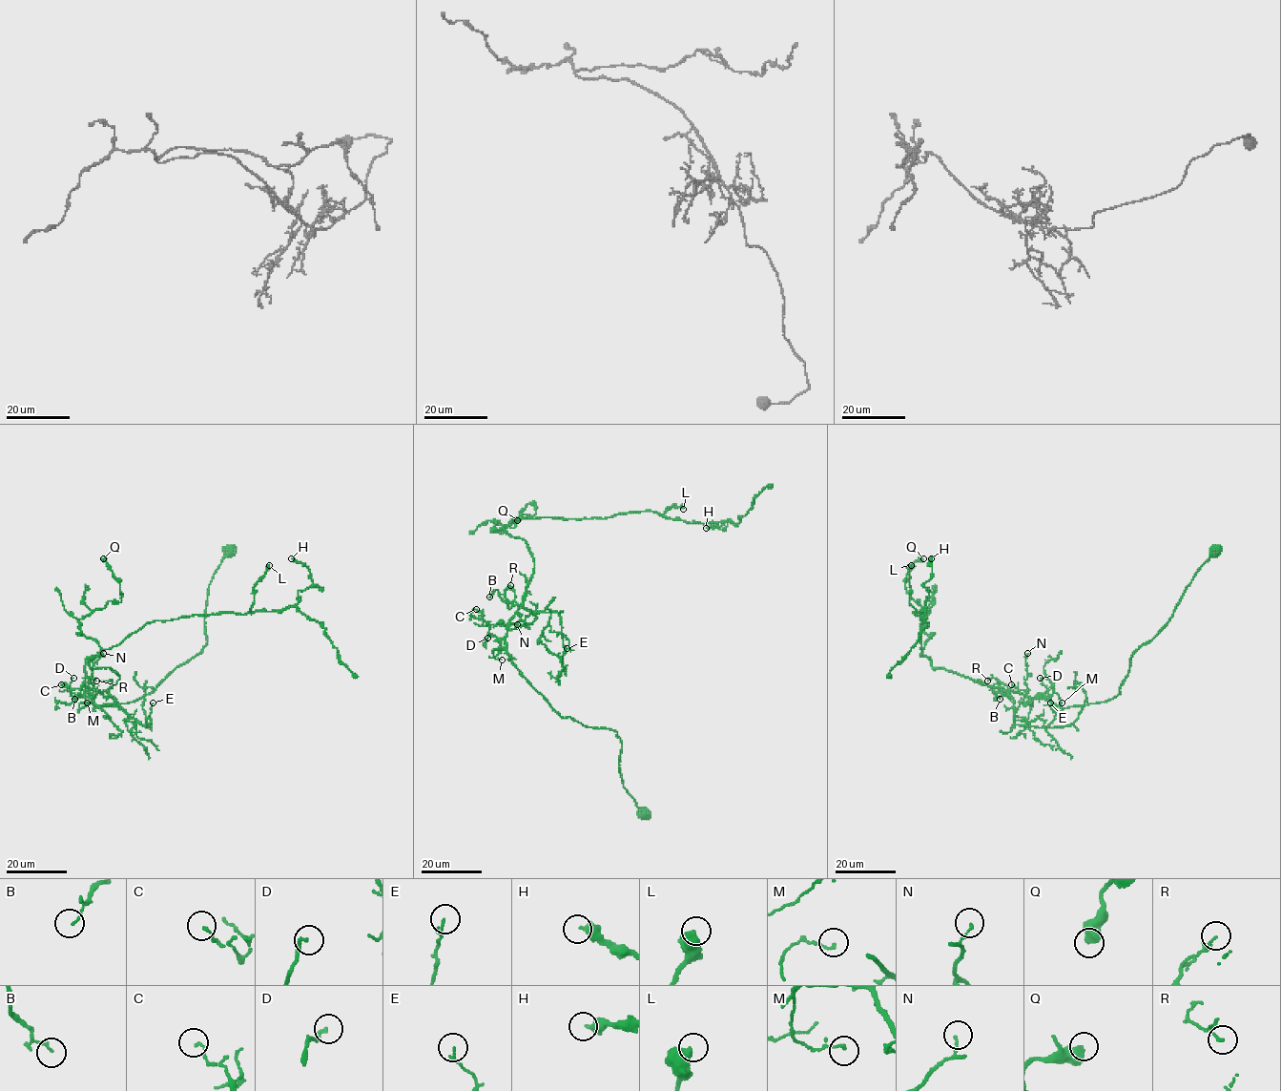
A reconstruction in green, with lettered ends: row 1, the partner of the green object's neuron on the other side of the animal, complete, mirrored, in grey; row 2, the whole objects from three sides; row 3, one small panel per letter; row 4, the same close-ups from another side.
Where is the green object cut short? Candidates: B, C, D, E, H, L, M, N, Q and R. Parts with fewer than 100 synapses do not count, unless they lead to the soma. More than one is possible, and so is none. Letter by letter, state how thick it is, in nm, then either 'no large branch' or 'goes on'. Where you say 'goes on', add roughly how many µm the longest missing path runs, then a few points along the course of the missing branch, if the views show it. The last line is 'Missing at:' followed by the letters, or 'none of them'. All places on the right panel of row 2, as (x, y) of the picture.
B: 100 nm | no large branch
C: 120 nm | no large branch
D: 140 nm | no large branch
E: 120 nm | no large branch
H: 440 nm | no large branch
L: 550 nm | no large branch
M: 110 nm | no large branch
N: 90 nm | no large branch
Q: 550 nm | no large branch
R: 100 nm | no large branch
Missing at: none of them

